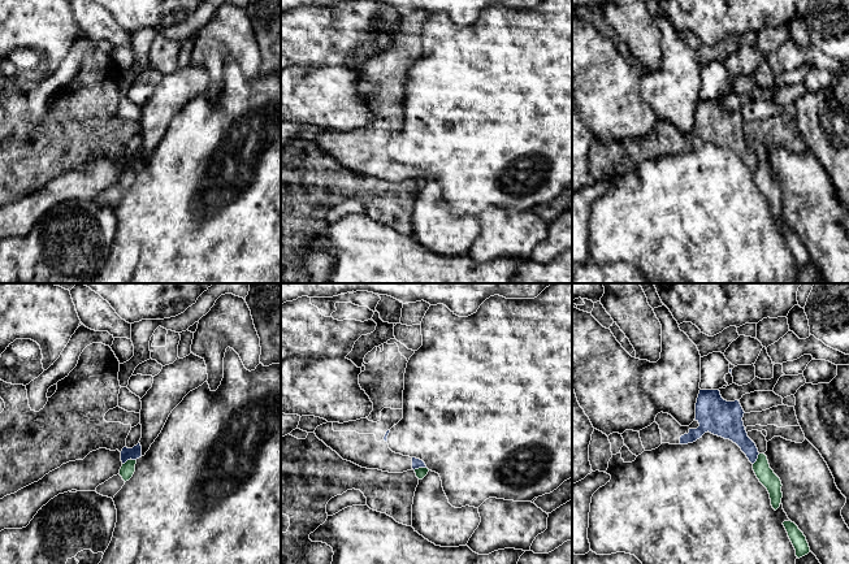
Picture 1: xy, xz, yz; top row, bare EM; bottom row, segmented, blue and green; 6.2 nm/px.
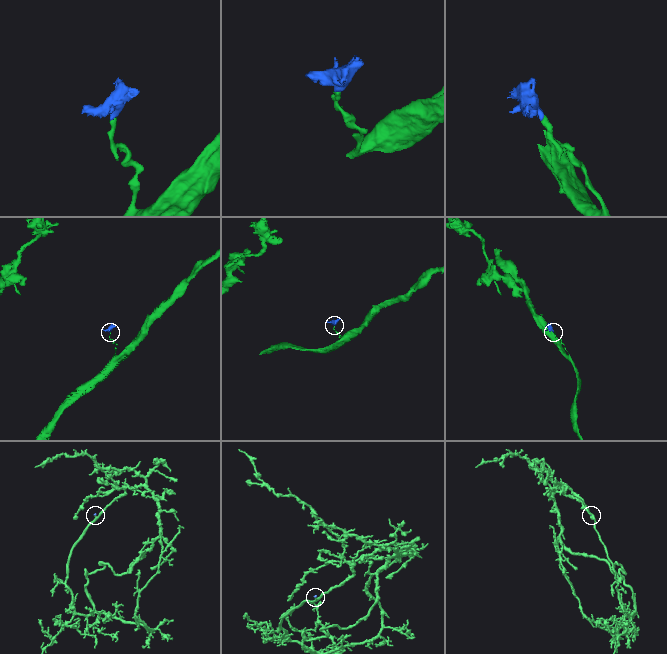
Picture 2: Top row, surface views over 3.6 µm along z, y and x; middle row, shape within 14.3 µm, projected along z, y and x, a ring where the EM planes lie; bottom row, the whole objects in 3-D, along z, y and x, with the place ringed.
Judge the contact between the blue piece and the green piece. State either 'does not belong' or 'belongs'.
does not belong

